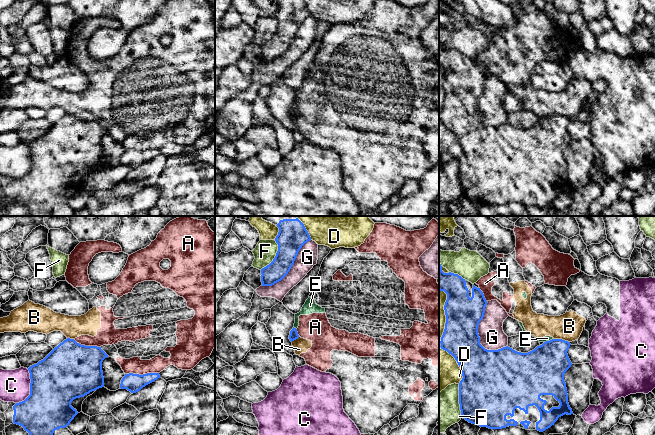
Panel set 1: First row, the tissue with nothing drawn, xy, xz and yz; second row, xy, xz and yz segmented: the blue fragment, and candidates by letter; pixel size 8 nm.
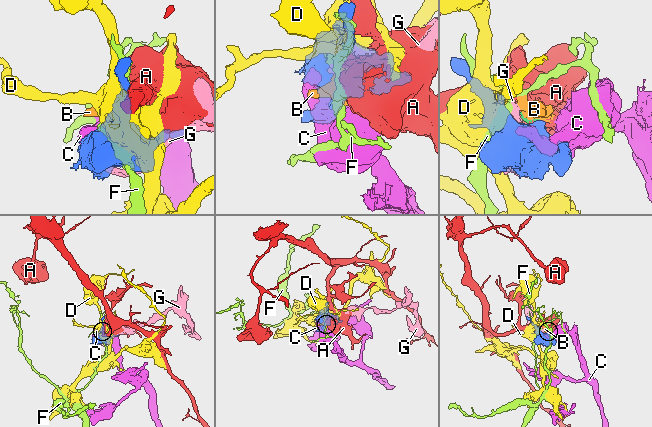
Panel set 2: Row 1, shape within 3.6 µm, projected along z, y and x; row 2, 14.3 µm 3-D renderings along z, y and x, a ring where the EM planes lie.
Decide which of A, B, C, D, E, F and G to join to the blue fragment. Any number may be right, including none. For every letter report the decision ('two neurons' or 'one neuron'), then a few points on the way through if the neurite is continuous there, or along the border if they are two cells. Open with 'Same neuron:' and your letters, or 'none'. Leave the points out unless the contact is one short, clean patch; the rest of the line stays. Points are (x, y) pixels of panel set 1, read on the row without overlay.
Same neuron: none
A: two neurons
B: two neurons; border yz (554, 114), (560, 114), (569, 118)
C: two neurons
D: two neurons
E: two neurons; border yz (553, 114), (544, 118)
F: two neurons
G: two neurons

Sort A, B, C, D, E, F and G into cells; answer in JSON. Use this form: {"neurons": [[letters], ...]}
{"neurons": [["A", "B", "E"], ["C"], ["D"], ["F"], ["G"]]}

